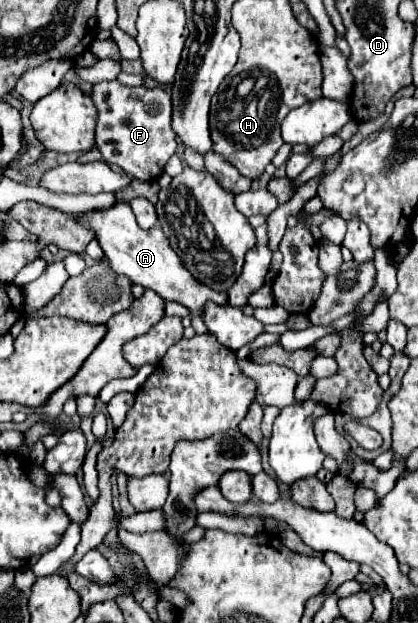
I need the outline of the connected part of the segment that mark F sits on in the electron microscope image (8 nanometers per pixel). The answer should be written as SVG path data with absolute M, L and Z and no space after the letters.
M102 81L92 85L90 97L98 107L96 147L104 159L108 163L120 165L136 179L158 179L178 145L172 129L170 89L144 85L128 87L118 81Z

